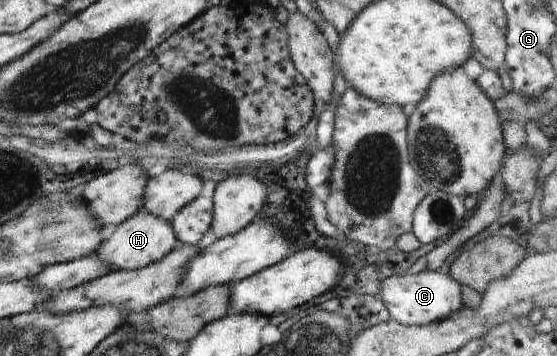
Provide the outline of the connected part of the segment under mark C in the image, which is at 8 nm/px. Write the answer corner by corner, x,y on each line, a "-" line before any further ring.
426,269
418,273
394,274
380,282
378,297
384,302
384,308
392,319
407,326
426,326
432,322
440,322
450,314
463,308
461,284
449,274

